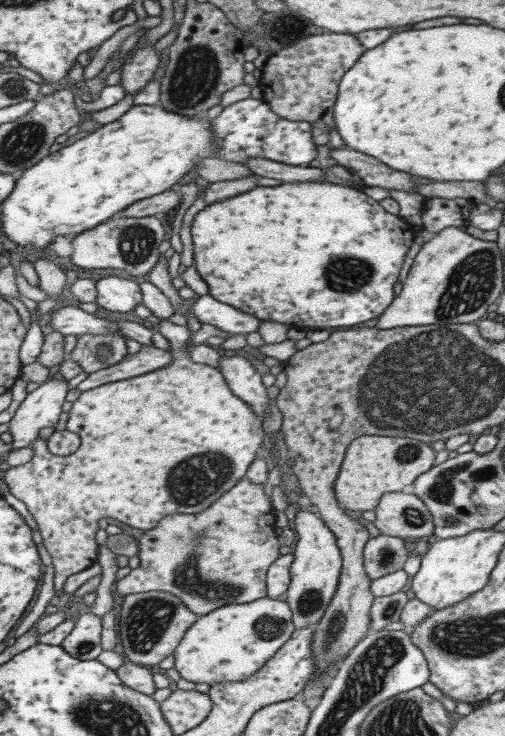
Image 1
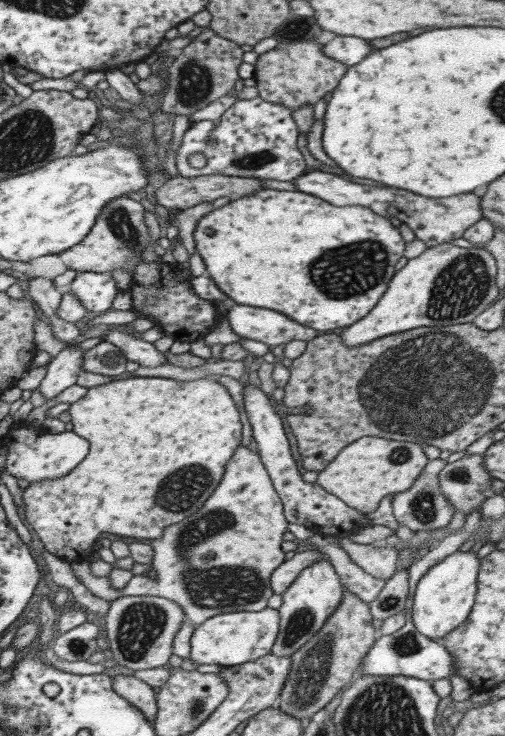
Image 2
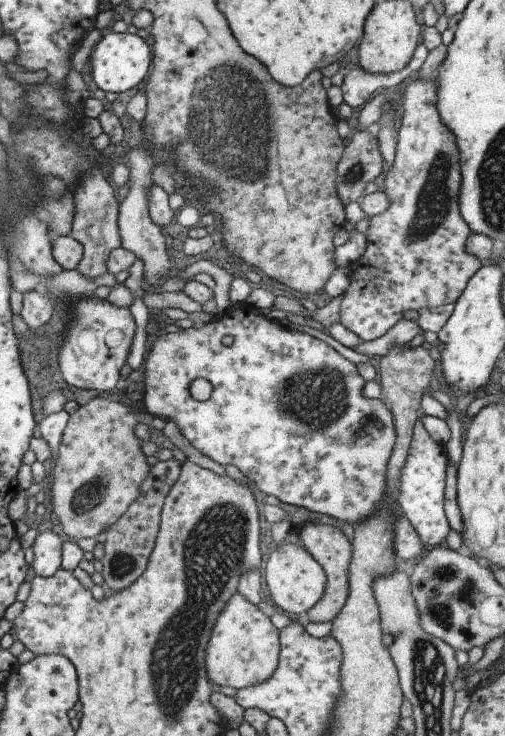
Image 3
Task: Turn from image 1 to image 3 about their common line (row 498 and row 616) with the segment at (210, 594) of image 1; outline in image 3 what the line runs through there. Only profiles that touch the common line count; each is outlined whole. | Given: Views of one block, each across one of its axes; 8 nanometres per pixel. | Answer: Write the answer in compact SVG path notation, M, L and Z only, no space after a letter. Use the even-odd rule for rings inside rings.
M235 592L213 624L205 648L205 672L207 680L214 688L229 686L239 691L249 684L259 684L261 680L267 680L267 676L271 676L271 672L275 670L279 652L277 628L255 605Z

